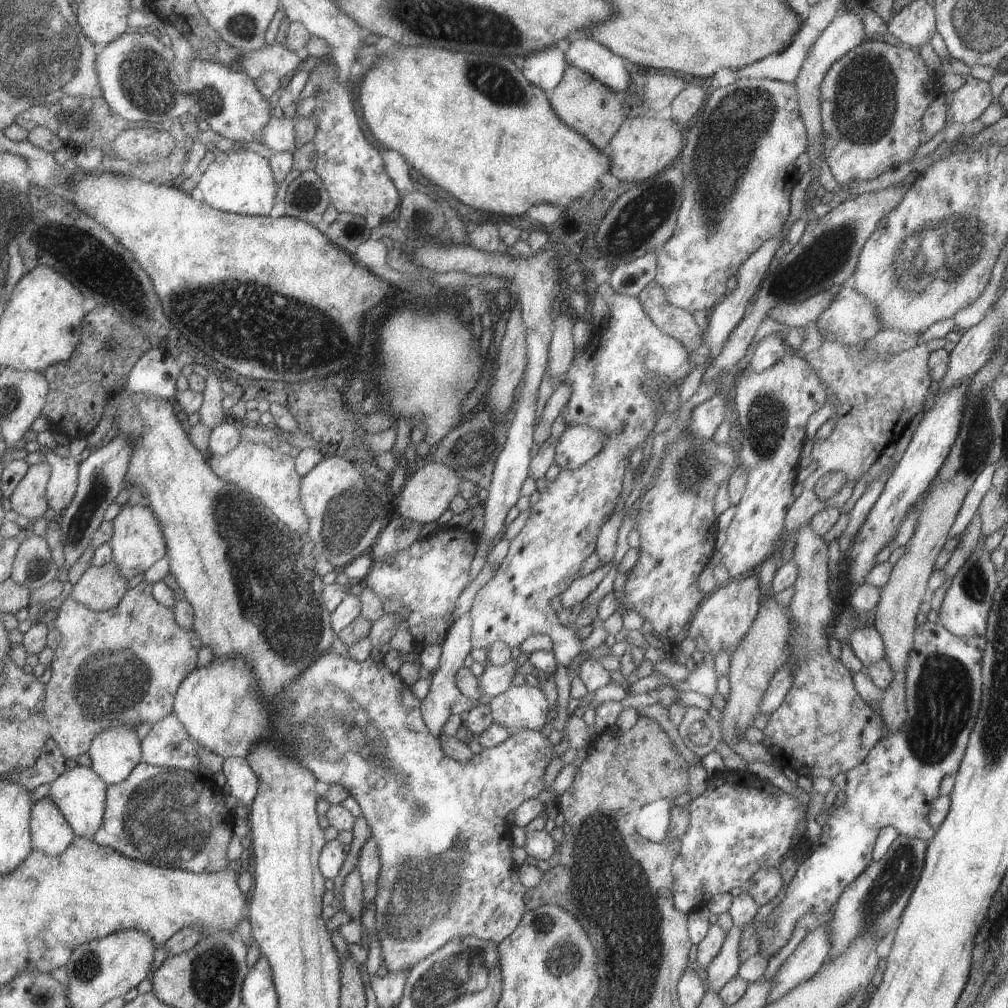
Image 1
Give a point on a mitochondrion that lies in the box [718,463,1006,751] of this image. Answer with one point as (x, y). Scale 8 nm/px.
(974, 584)

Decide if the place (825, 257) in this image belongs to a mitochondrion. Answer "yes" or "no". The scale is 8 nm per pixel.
yes

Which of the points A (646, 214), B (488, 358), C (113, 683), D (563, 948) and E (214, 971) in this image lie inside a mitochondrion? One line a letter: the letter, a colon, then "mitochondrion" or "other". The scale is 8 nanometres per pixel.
A: mitochondrion
B: other
C: mitochondrion
D: mitochondrion
E: mitochondrion

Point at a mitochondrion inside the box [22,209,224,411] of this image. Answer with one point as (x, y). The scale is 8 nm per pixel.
(99, 267)

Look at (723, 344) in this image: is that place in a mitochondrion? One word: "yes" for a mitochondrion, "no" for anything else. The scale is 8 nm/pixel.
no

